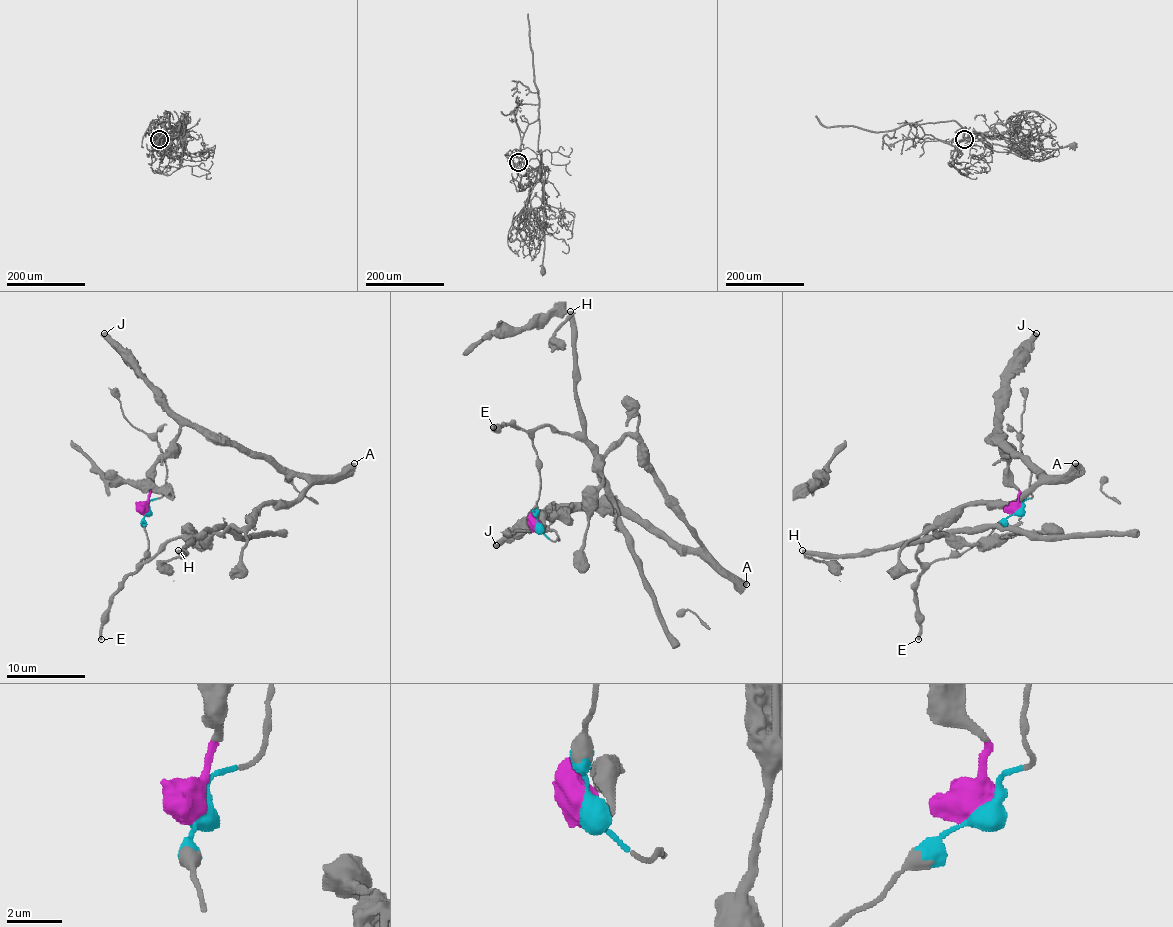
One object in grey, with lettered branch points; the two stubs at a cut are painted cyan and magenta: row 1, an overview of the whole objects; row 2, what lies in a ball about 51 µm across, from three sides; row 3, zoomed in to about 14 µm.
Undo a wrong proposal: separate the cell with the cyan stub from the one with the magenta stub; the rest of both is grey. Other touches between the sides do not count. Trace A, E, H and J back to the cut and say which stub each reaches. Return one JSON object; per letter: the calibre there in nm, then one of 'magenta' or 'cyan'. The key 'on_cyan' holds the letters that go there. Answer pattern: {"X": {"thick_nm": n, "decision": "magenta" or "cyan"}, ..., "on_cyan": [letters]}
{"A": {"thick_nm": 500, "decision": "magenta"}, "E": {"thick_nm": 300, "decision": "cyan"}, "H": {"thick_nm": 440, "decision": "cyan"}, "J": {"thick_nm": 550, "decision": "magenta"}, "on_cyan": ["E", "H"]}

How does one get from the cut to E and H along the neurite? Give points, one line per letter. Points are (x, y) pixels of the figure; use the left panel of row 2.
E: (144, 510), (148, 553), (113, 596), (107, 622), (101, 630), (101, 639)
H: (144, 510), (148, 553), (140, 563), (178, 537), (189, 541), (184, 547), (184, 555), (178, 549)

